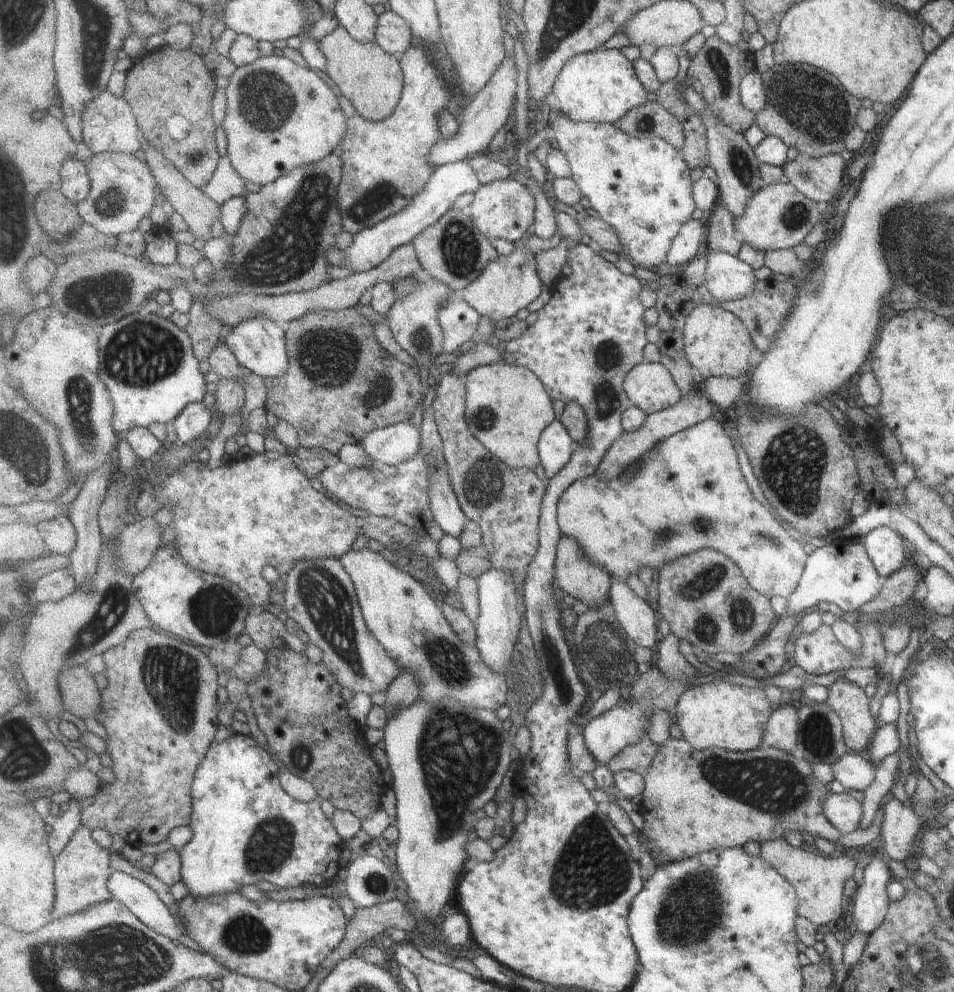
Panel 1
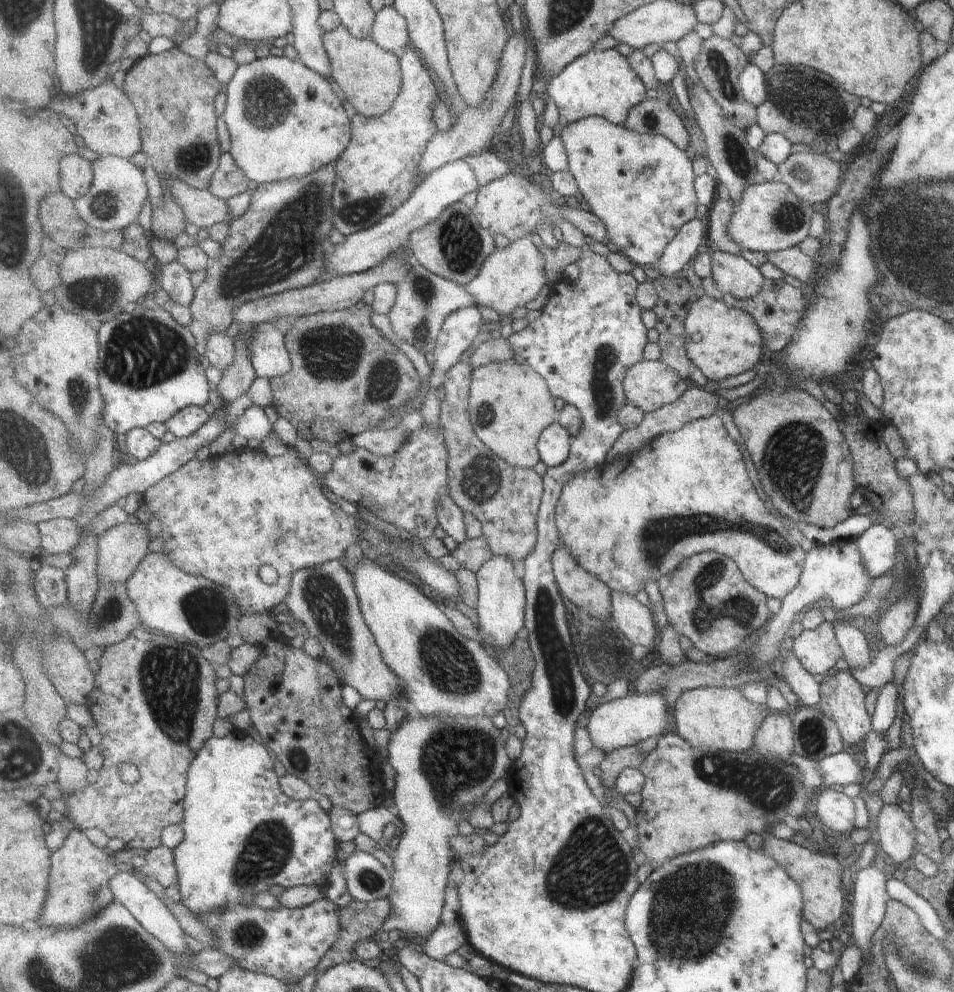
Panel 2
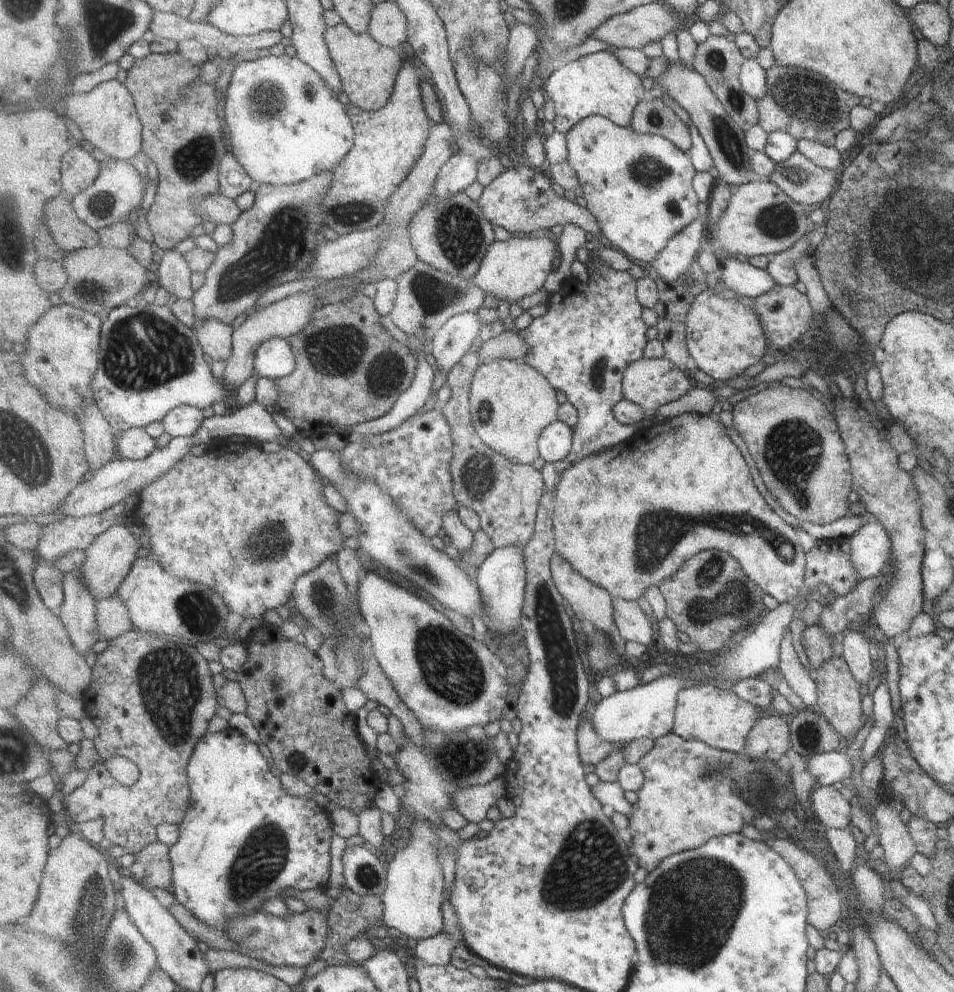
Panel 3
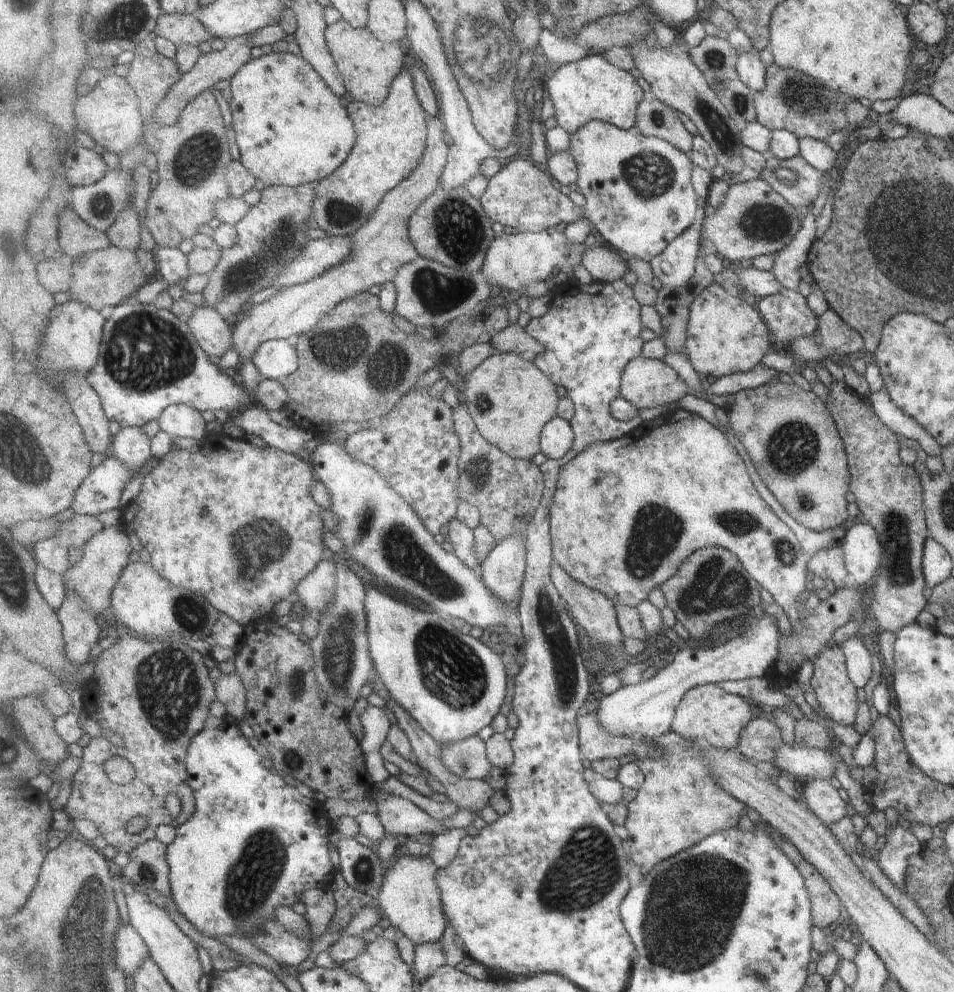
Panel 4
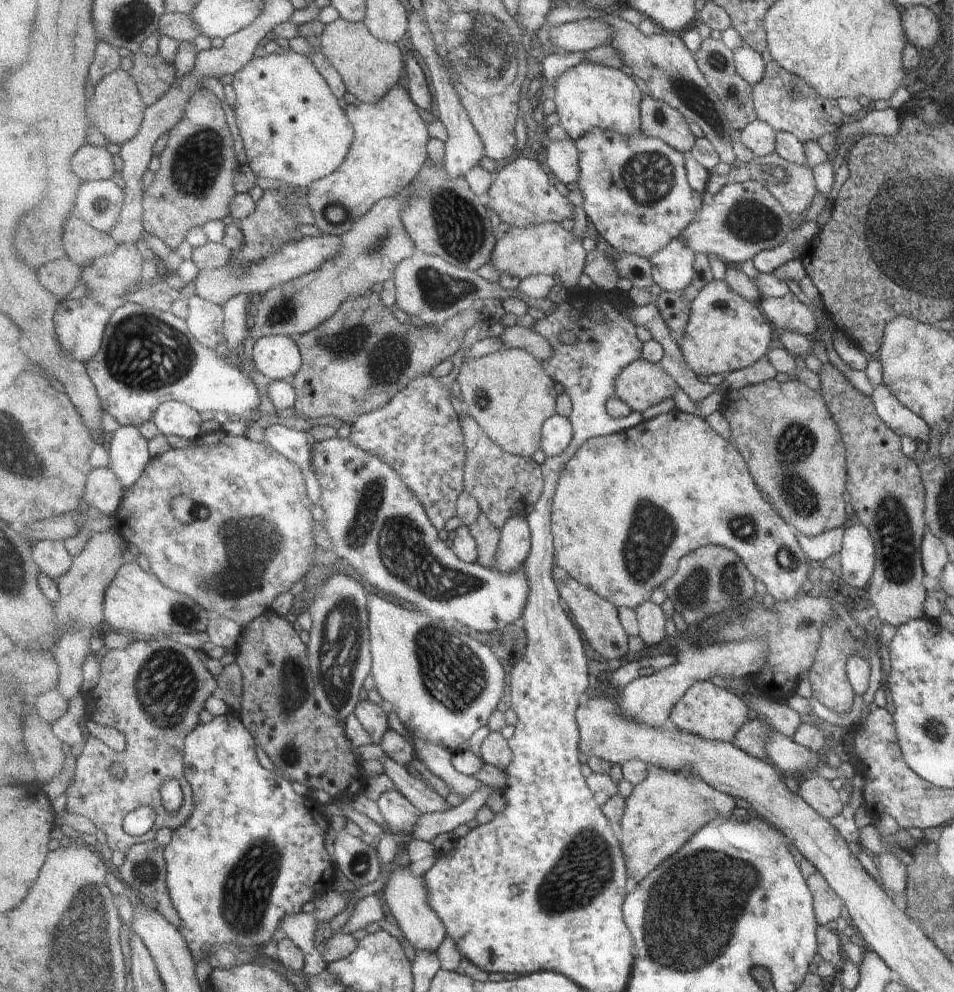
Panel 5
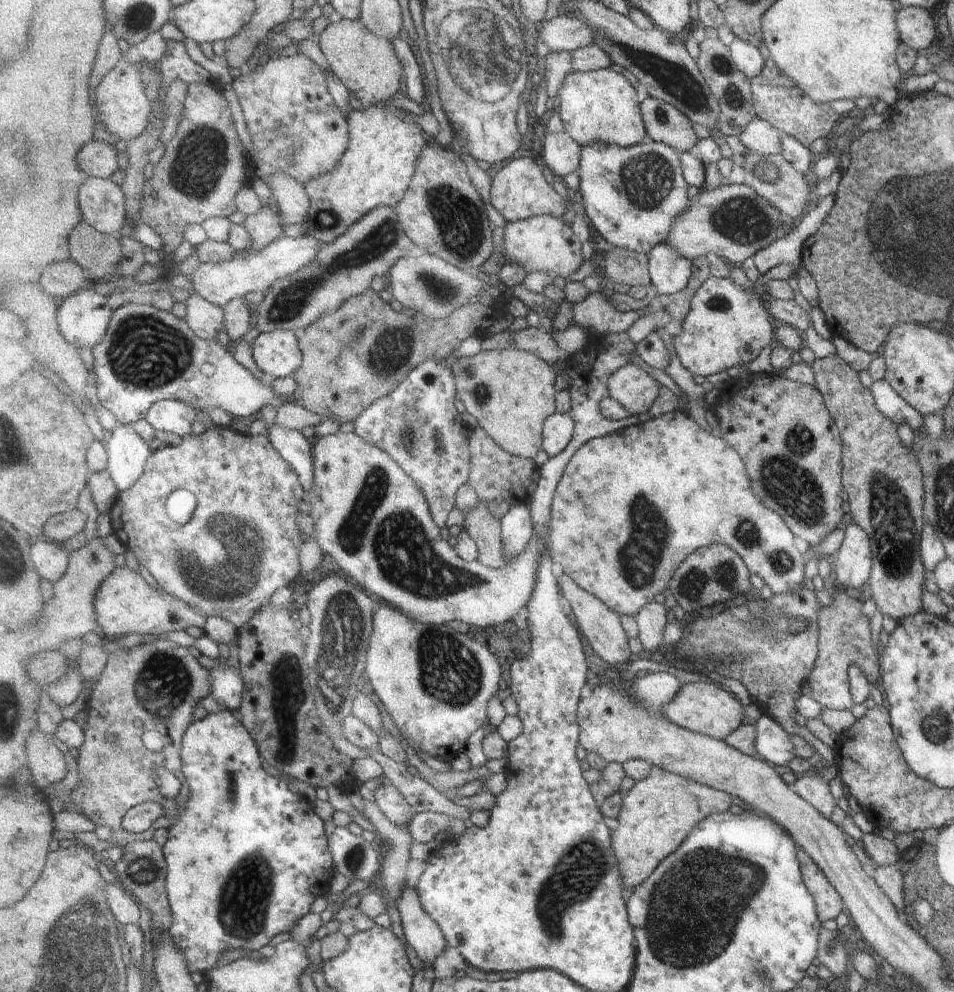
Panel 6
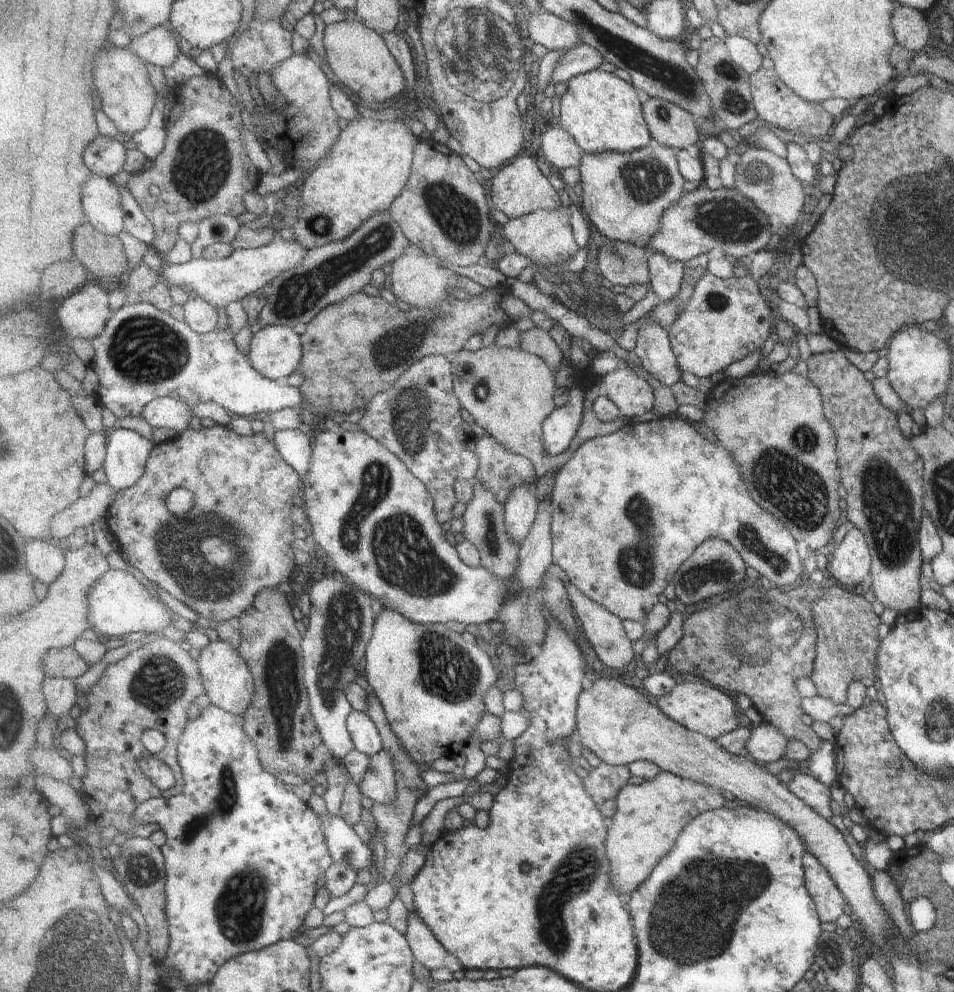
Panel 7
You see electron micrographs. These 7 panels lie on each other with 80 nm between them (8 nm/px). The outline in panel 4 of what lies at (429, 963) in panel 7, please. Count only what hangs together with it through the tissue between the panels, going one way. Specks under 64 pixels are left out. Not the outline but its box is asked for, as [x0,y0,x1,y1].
[376,852,447,946]

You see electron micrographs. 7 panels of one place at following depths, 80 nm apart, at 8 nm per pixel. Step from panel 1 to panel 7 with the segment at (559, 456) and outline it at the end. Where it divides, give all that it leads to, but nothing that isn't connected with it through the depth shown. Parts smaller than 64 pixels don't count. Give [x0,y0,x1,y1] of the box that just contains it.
[544,384,585,457]

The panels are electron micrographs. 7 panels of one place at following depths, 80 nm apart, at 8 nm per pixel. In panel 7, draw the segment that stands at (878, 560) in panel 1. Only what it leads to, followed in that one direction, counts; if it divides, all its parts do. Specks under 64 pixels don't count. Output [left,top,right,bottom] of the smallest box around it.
[826,527,870,586]

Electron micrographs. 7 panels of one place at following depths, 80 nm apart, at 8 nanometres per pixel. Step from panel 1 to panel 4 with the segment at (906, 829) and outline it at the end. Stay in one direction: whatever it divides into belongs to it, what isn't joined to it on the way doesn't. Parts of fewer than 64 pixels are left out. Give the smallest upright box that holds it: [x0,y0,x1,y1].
[874,826,920,890]

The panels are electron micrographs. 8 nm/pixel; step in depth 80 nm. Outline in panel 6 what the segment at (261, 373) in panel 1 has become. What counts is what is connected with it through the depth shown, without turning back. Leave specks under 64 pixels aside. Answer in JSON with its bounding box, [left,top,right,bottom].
[251,331,303,380]

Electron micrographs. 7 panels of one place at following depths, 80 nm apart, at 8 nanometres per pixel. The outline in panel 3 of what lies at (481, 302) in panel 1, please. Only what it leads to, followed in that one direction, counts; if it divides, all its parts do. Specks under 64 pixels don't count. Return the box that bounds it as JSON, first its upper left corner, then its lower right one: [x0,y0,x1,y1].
[474,236,560,303]

